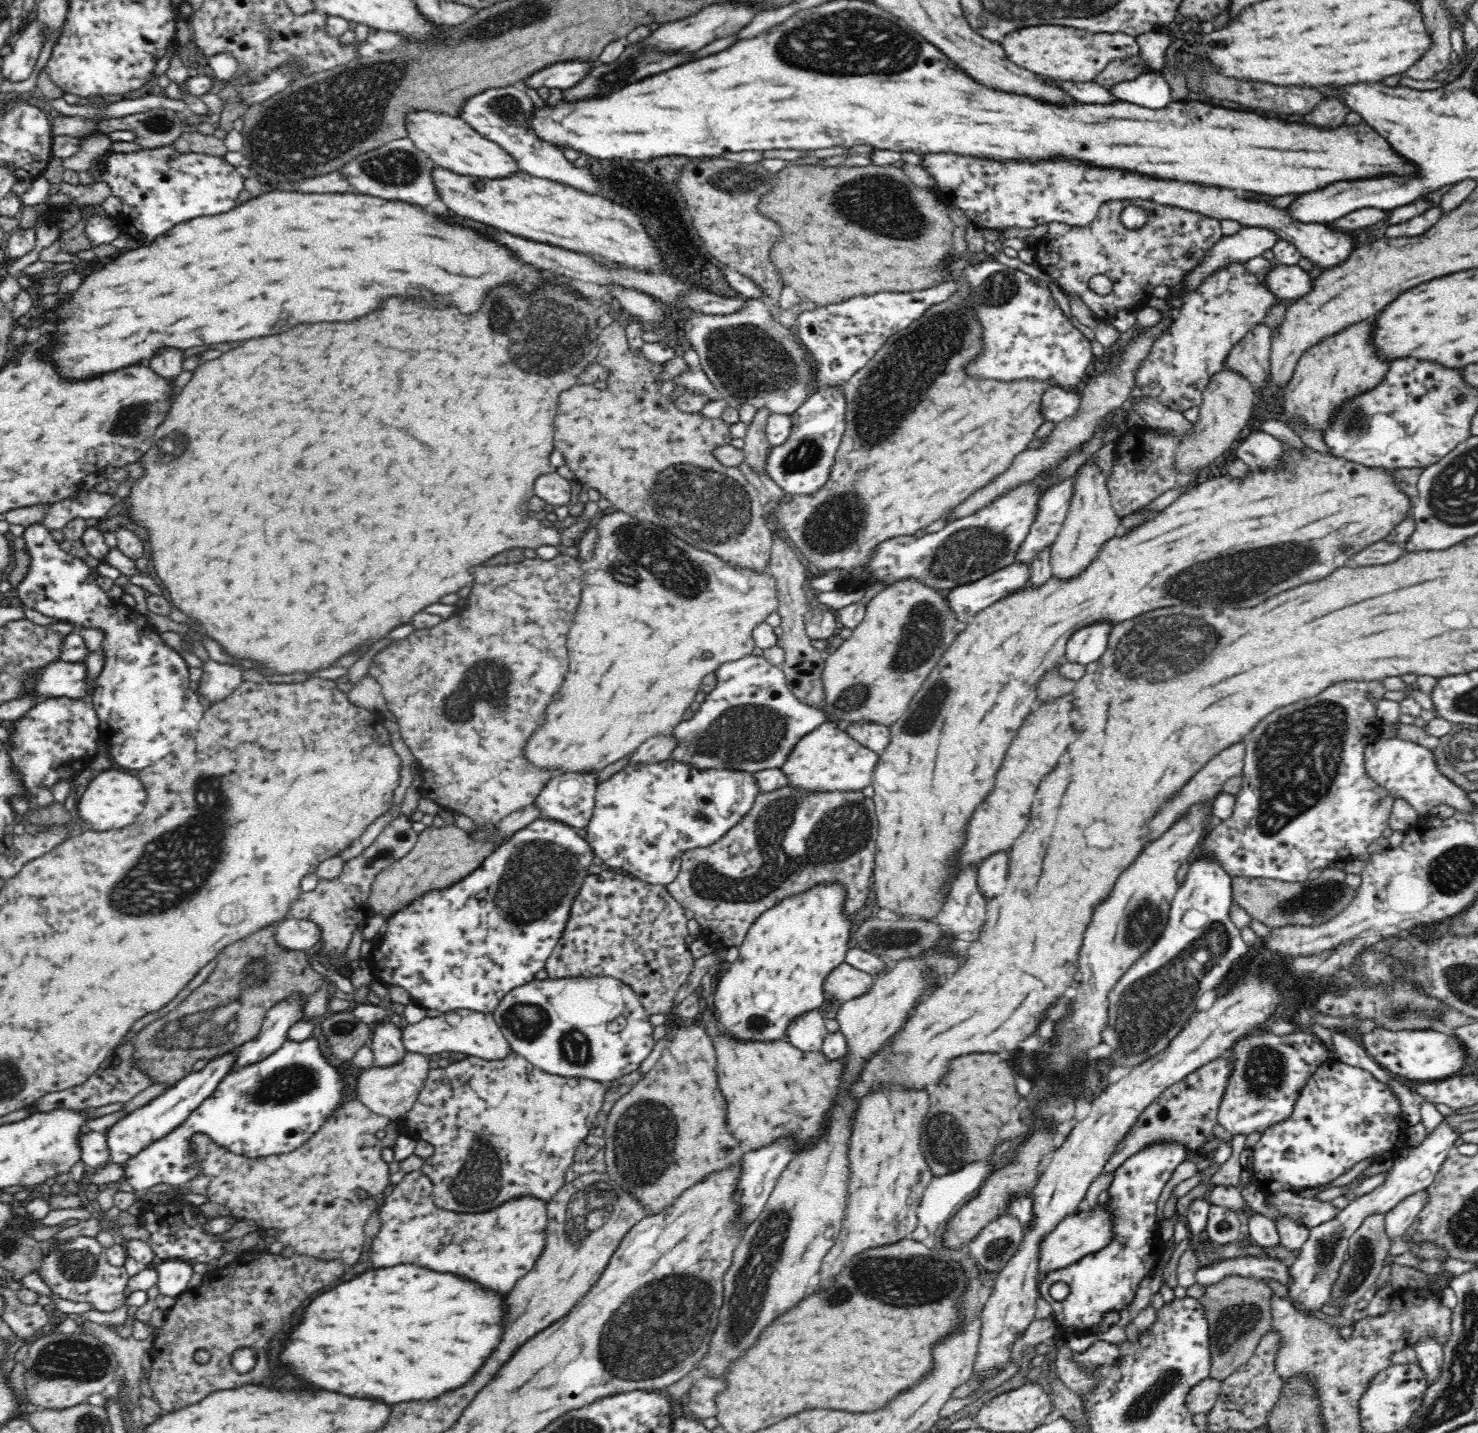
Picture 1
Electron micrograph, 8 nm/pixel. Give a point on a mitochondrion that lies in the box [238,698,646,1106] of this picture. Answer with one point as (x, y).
(540, 874)

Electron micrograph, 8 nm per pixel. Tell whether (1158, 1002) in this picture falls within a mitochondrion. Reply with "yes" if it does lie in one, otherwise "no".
yes

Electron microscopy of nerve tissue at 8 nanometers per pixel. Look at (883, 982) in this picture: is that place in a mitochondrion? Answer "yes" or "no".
no

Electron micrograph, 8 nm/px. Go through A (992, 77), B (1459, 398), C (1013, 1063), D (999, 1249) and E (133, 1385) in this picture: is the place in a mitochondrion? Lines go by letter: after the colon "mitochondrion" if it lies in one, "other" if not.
A: other
B: other
C: other
D: mitochondrion
E: other

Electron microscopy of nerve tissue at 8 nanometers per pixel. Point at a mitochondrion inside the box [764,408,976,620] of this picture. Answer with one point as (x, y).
(835, 524)

